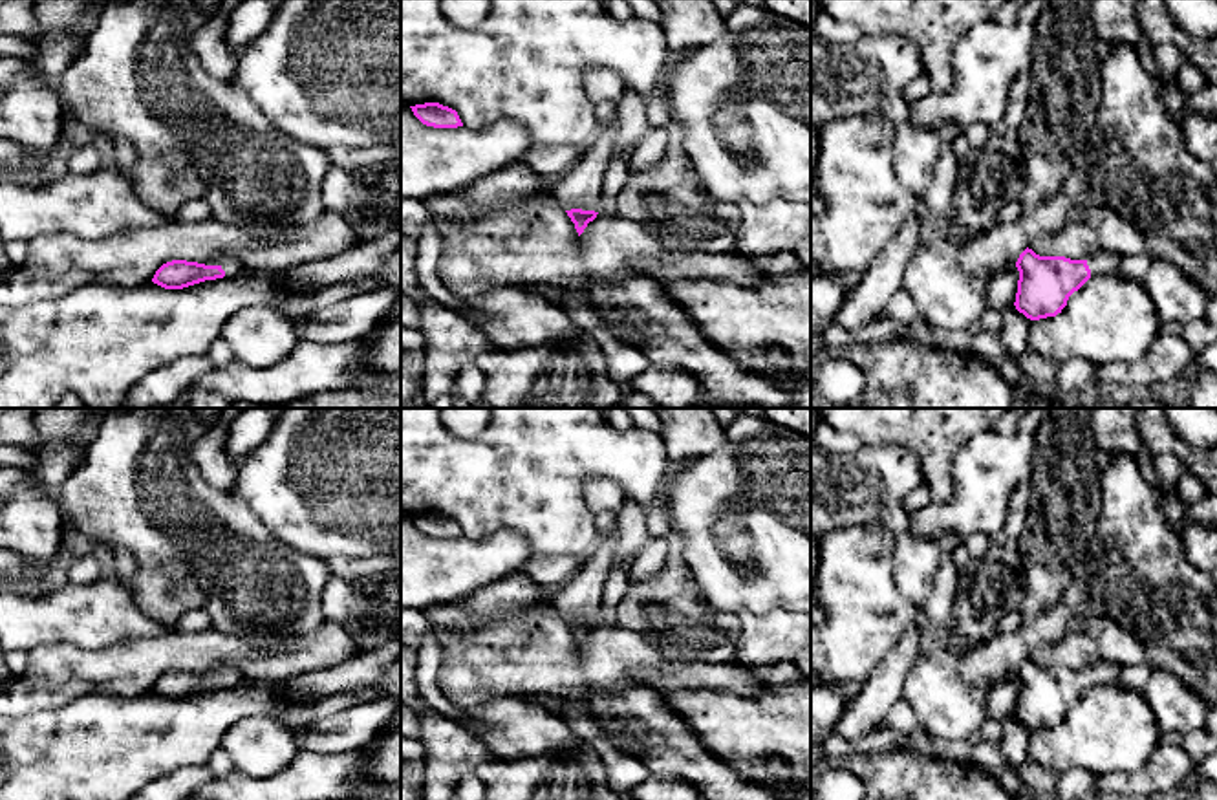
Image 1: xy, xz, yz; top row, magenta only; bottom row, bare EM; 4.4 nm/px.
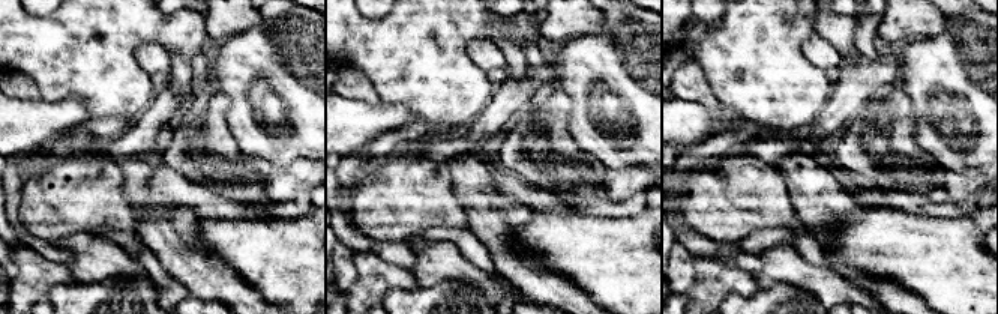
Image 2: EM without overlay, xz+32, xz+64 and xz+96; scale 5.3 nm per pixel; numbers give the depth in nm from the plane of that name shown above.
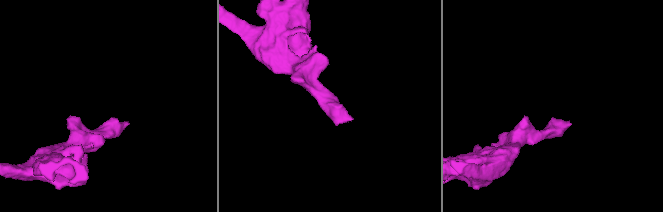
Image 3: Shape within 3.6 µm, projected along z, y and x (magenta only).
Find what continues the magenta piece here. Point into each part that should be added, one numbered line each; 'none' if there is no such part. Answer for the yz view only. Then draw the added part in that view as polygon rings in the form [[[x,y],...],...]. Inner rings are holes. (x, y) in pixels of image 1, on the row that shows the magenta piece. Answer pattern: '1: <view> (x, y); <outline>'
1: yz (1102, 262); [[[1098,249],[1091,256],[1087,256],[1087,265],[1091,269],[1091,278],[1098,275],[1116,275],[1118,273],[1118,264],[1120,264],[1120,254]]]

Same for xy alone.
1: xy (229, 264); [[[216,256],[216,258],[198,262],[198,264],[220,265],[225,271],[227,278],[240,275],[240,271],[243,269],[242,260],[236,256]]]

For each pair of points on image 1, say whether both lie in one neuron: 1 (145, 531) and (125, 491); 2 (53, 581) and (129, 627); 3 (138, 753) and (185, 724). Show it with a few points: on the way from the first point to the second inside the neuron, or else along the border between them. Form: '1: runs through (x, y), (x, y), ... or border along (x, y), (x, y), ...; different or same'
1: runs through (143, 522), (132, 500); same
2: border along (70, 583), (52, 594); different
3: runs through (149, 742), (165, 740), (174, 733); same

